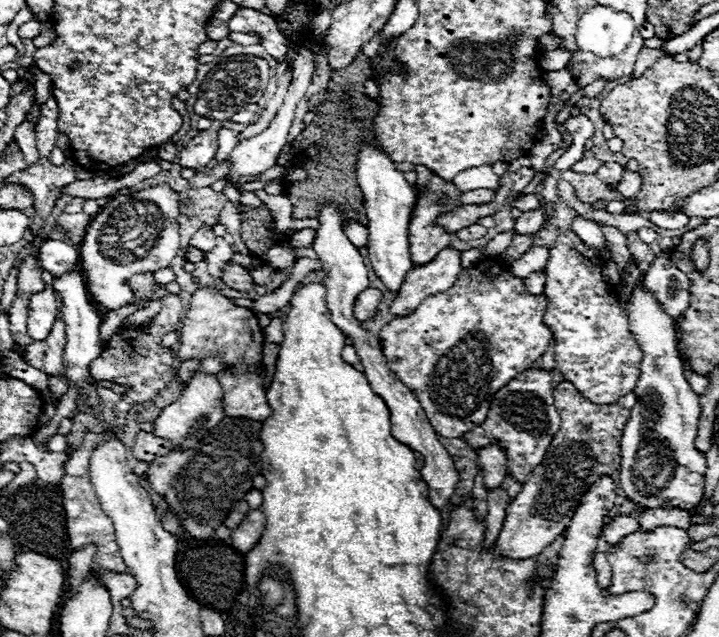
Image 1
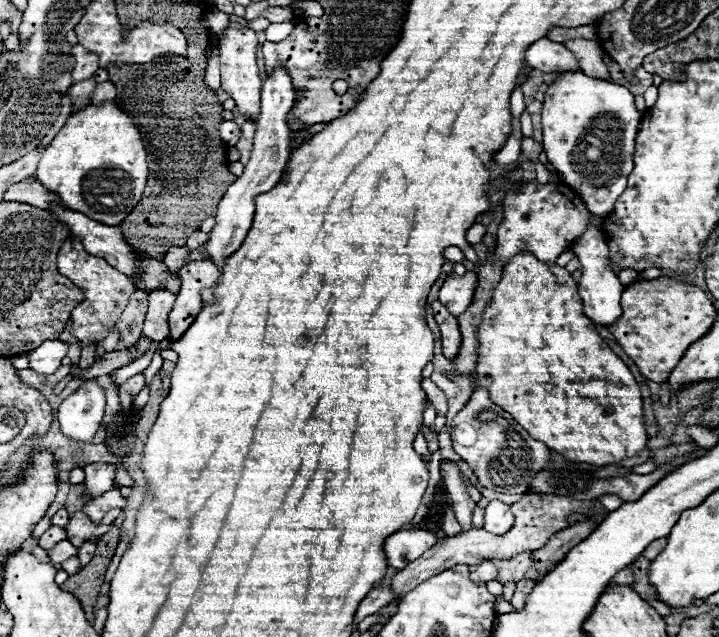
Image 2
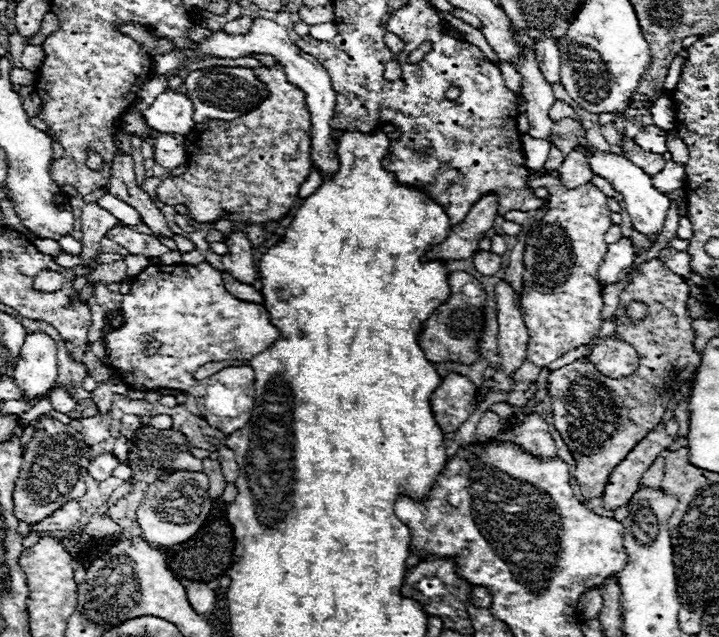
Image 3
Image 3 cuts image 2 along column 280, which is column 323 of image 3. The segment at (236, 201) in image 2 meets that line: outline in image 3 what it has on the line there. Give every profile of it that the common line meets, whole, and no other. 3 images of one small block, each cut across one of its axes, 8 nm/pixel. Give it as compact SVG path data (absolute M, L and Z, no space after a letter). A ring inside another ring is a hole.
M256 18L252 28L246 32L246 34L228 34L224 30L218 30L218 32L212 32L212 36L196 42L196 48L186 48L186 50L170 50L166 54L160 54L160 56L152 56L152 70L154 70L154 76L158 74L164 74L164 72L170 72L174 68L178 68L184 60L188 58L194 58L194 56L214 56L214 58L240 58L240 56L256 56L256 54L270 54L274 56L284 72L286 72L286 78L290 80L290 84L296 84L304 96L306 96L306 104L308 104L308 112L310 112L310 122L312 122L312 130L310 130L310 140L312 140L312 146L310 146L310 156L312 156L312 162L318 164L318 168L322 170L322 176L326 178L328 174L334 174L338 170L338 160L336 160L336 142L332 138L332 128L330 128L330 120L334 116L334 108L336 108L336 94L332 90L332 84L330 84L330 76L326 74L326 70L322 68L322 64L302 52L290 38L288 38L288 32L286 28L282 28L280 24L272 22L272 20L264 20L264 18Z

